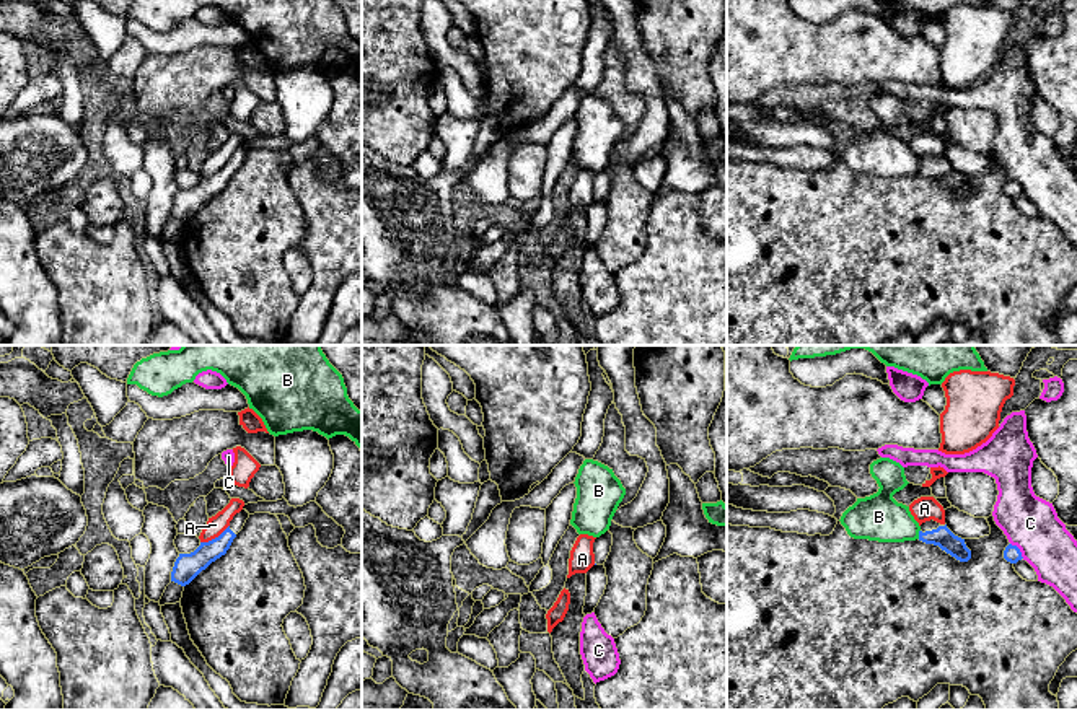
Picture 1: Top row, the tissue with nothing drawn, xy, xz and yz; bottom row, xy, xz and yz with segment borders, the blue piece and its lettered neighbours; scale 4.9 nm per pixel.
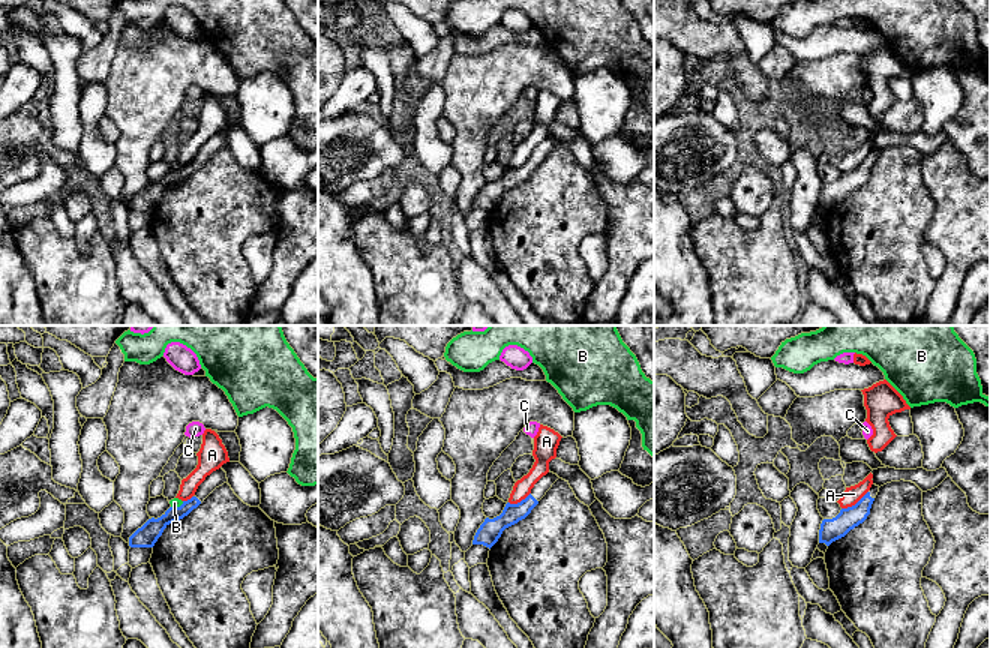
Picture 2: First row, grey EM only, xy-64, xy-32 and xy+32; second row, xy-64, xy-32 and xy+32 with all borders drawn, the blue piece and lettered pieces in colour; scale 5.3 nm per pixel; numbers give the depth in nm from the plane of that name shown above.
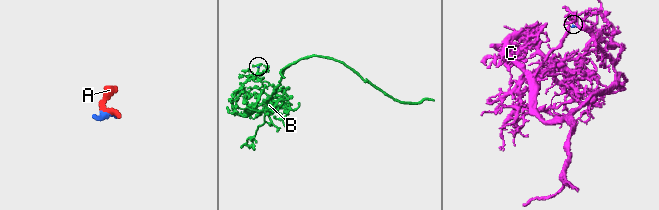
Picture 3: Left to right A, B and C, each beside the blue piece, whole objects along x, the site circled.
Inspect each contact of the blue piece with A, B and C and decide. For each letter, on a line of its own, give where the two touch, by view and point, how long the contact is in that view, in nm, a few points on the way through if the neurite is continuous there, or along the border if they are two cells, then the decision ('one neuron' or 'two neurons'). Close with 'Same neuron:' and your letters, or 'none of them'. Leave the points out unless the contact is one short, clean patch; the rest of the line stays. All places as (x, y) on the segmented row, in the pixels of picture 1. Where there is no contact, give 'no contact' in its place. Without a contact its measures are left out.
A: contact xy (215, 538); length 170 nm; border xy (228, 525), (217, 536), (201, 543); two neurons
B: contact yz (919, 534); length 50 nm; border yz (919, 530), (918, 538); two neurons
C: contact yz (1019, 549); length 100 nm; border yz (1011, 543), (1024, 557); two neurons
Same neuron: none of them

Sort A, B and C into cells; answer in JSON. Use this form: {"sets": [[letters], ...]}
{"sets": [["A"], ["B"], ["C"]]}

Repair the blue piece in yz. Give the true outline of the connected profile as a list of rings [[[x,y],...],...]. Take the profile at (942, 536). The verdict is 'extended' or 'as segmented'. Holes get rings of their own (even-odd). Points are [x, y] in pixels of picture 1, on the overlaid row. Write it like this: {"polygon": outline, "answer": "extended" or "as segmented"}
{"polygon": [[[934,519],[921,524],[919,541],[939,546],[960,562],[971,559],[971,550],[966,547],[965,539],[955,536],[947,524],[940,524]]], "answer": "extended"}

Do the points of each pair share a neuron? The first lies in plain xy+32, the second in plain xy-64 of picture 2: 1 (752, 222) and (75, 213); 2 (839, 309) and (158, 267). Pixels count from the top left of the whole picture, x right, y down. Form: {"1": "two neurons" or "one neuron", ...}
{"1": "two neurons", "2": "two neurons"}

